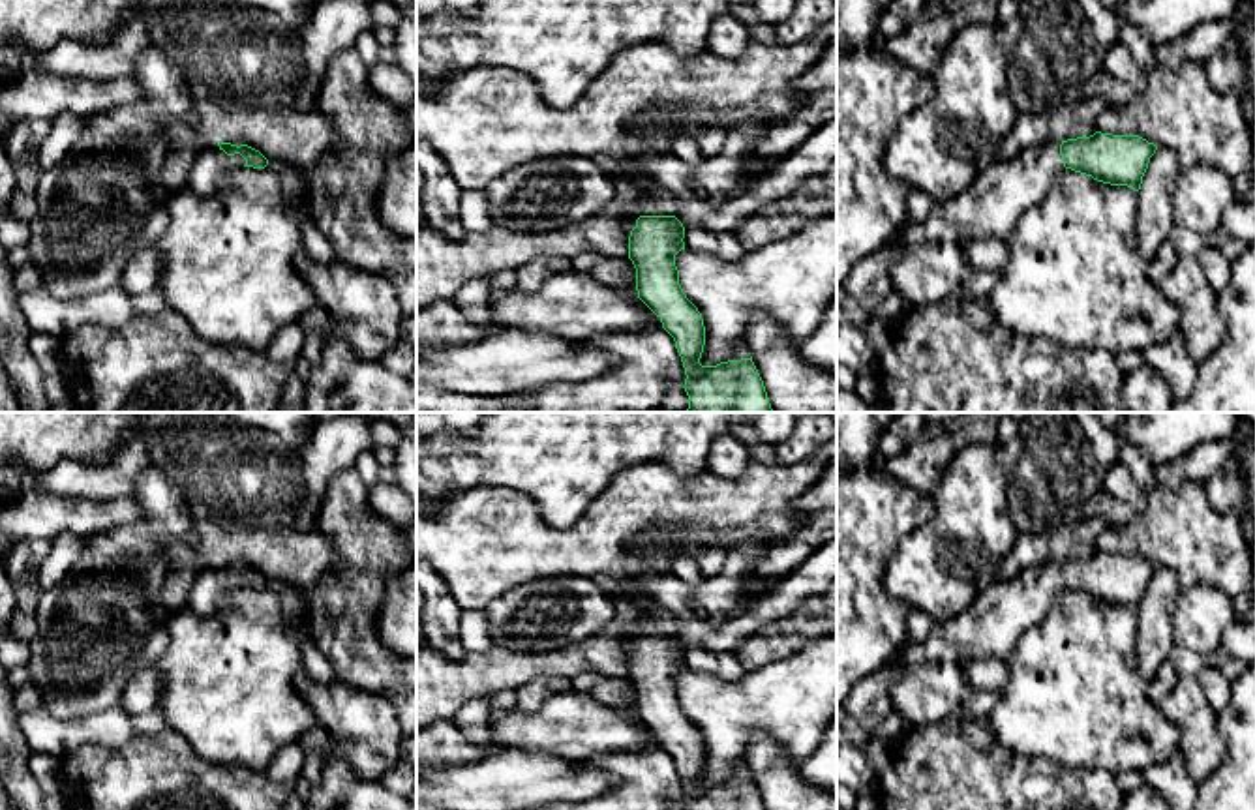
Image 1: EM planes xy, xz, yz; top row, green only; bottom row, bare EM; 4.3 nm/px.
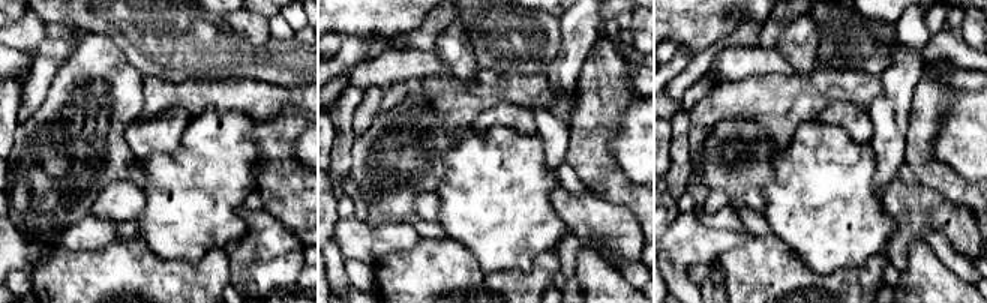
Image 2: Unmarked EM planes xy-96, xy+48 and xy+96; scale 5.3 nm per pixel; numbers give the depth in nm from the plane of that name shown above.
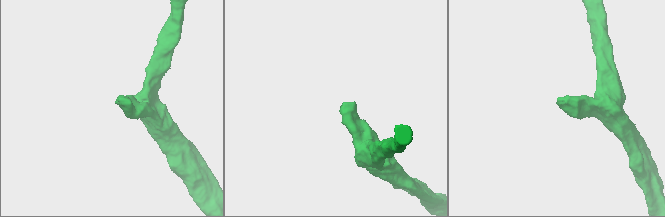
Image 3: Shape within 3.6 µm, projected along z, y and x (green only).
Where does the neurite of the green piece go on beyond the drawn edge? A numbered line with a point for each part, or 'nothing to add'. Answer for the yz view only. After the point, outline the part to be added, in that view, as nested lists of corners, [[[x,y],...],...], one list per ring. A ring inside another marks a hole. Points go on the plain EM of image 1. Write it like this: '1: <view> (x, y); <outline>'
1: yz (989, 629); [[[1060,561],[1026,568],[1009,579],[996,578],[975,602],[959,617],[936,622],[929,638],[921,643],[906,641],[884,668],[854,686],[848,699],[837,709],[837,746],[850,742],[861,748],[874,739],[876,728],[895,712],[887,698],[889,681],[904,666],[964,666],[974,660],[1007,660],[1026,628],[1039,622],[1052,608],[1064,589]]]

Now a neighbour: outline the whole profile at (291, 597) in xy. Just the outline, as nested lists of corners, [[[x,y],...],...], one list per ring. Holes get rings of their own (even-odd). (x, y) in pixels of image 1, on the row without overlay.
[[[268,579],[268,585],[281,594],[287,617],[296,621],[302,615],[302,592],[296,585],[278,579]]]

